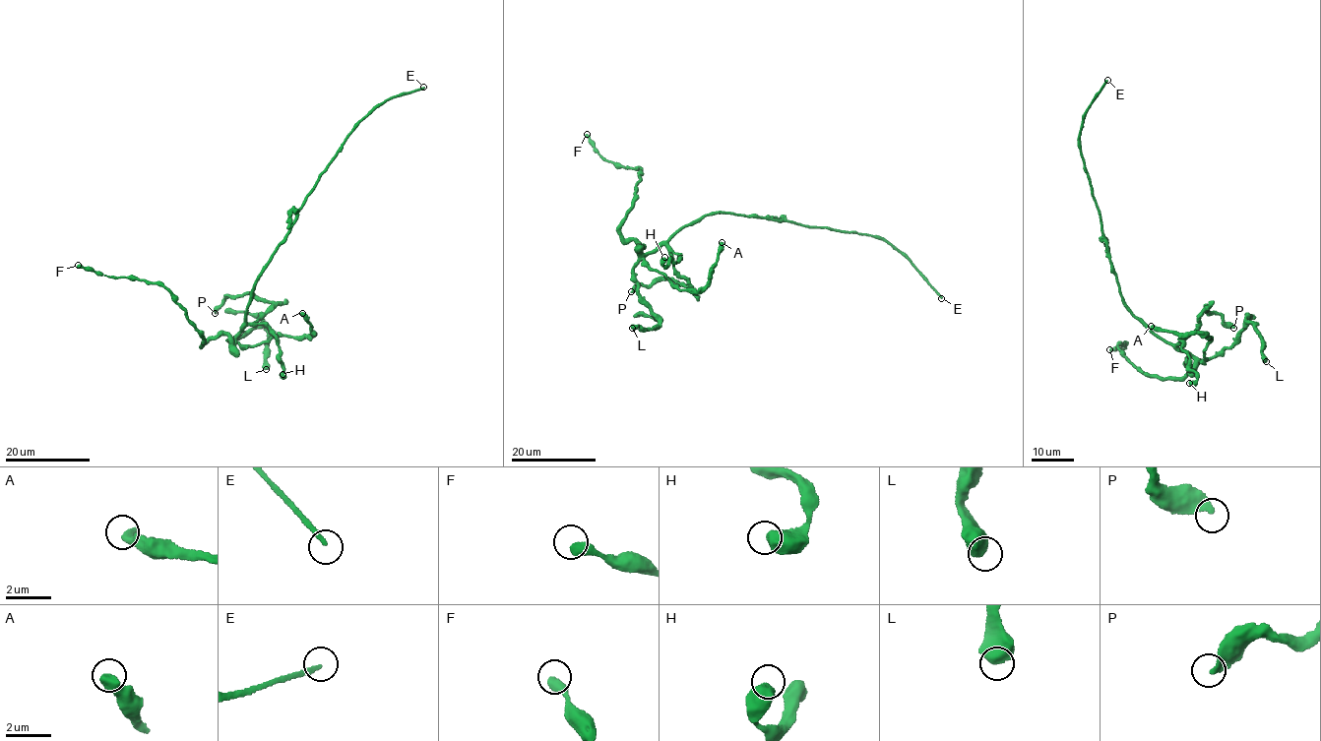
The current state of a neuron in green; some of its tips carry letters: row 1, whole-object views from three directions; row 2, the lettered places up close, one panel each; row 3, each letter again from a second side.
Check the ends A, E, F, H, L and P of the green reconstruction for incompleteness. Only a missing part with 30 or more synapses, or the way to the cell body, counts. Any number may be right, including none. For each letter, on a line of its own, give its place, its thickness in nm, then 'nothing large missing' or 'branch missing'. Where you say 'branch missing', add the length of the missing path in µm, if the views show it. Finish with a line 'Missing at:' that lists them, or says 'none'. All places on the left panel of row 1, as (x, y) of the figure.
A: place (302, 313); calibre 550 nm; nothing large missing
E: place (423, 87); calibre 180 nm; branch missing; missing 250 µm
F: place (78, 265); calibre 440 nm; nothing large missing
H: place (283, 374); calibre 650 nm; nothing large missing
L: place (266, 369); calibre 800 nm; nothing large missing
P: place (215, 313); calibre 320 nm; nothing large missing
Missing at: E

